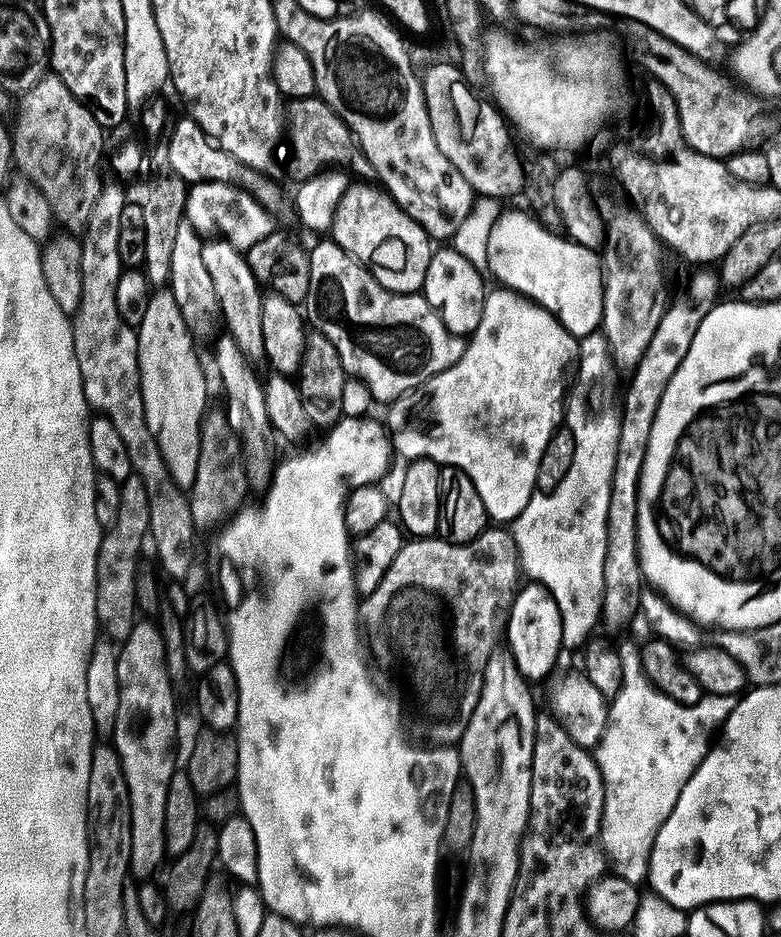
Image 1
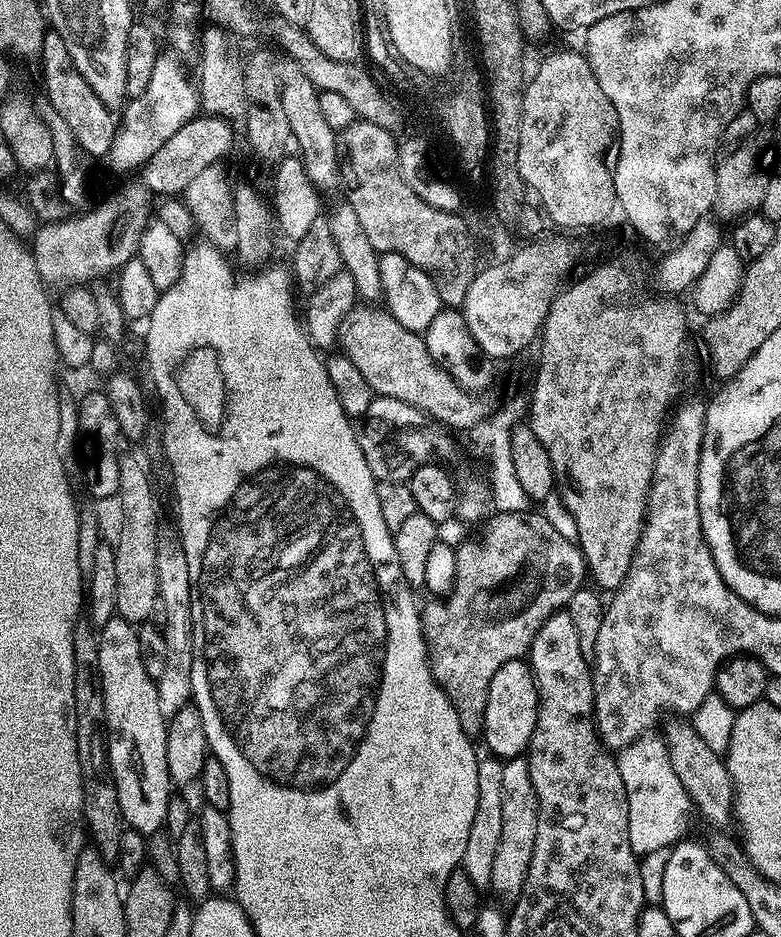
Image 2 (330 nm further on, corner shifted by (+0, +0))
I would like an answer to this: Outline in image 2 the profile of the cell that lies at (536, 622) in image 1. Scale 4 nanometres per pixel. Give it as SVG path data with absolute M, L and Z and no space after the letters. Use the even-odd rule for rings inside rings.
M527 659L511 660L498 669L498 674L490 678L490 694L486 702L486 718L482 740L488 743L487 750L497 758L520 758L528 751L528 743L534 734L538 714L538 694L536 679L531 663Z

